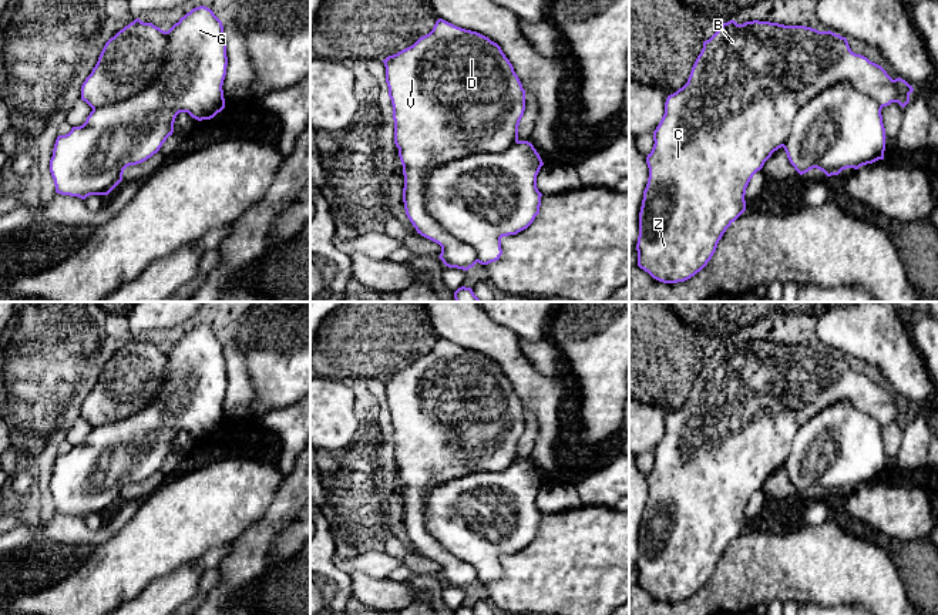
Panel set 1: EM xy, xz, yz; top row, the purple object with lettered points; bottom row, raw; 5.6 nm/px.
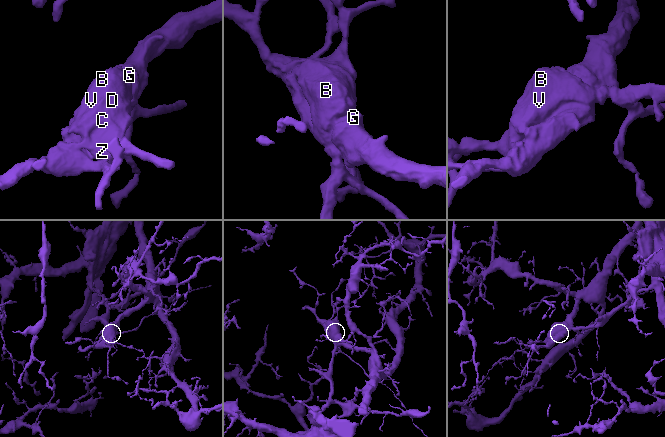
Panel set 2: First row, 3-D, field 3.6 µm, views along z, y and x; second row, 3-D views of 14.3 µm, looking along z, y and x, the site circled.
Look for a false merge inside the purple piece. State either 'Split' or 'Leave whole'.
Split

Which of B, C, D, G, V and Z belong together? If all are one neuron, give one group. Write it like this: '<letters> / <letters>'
B C D V Z / G

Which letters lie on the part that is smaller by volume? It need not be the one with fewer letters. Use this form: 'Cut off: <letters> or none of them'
Cut off: B, C, D, V, Z

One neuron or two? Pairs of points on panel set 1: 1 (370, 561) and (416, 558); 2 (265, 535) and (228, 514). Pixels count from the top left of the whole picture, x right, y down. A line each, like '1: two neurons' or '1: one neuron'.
1: one neuron
2: two neurons

